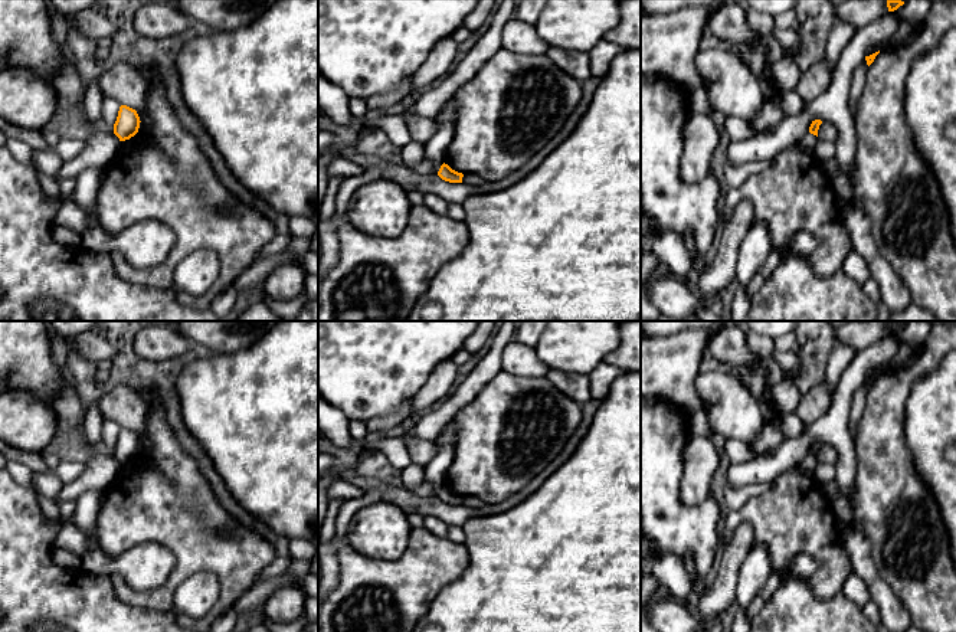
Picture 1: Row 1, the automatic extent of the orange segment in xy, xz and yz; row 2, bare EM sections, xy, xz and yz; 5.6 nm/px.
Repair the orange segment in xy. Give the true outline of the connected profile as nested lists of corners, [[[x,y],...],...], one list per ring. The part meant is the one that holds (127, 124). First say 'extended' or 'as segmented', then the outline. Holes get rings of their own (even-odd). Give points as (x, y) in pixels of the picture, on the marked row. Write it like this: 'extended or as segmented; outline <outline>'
as segmented; outline [[[121,105],[114,124],[114,134],[120,138],[120,141],[130,140],[138,132],[140,122],[141,121],[135,109]]]

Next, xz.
as segmented; outline [[[442,164],[439,171],[438,171],[438,176],[445,180],[445,181],[449,181],[449,183],[462,183],[462,177],[464,174],[462,173],[458,173],[455,170],[452,170],[448,164]]]

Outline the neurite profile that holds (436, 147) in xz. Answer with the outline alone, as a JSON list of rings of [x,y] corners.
[[[442,111],[435,117],[436,132],[425,144],[426,157],[435,163],[443,164],[445,154],[448,151],[449,143],[455,134],[455,125],[458,121],[456,114],[445,115]]]

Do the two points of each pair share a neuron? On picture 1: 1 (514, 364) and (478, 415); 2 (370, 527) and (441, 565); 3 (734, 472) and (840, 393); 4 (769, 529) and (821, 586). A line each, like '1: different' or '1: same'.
1: different
2: different
3: same
4: same

